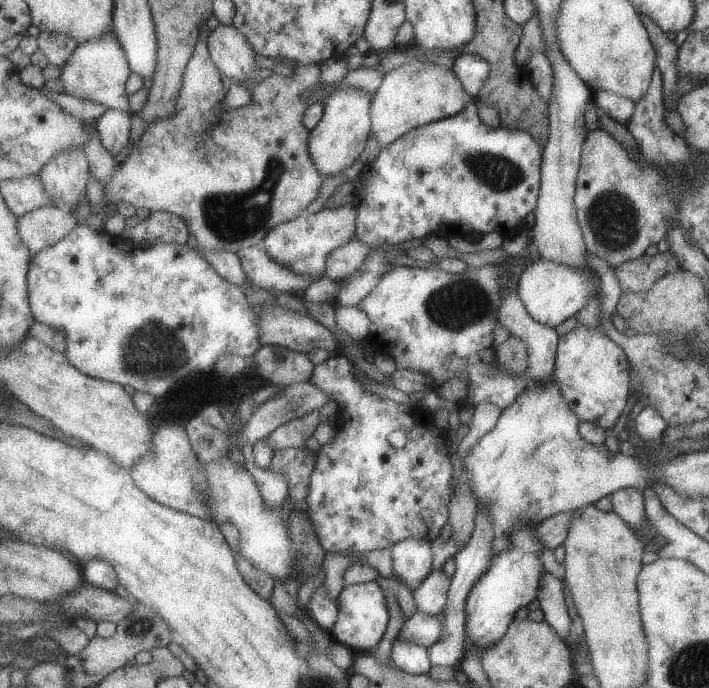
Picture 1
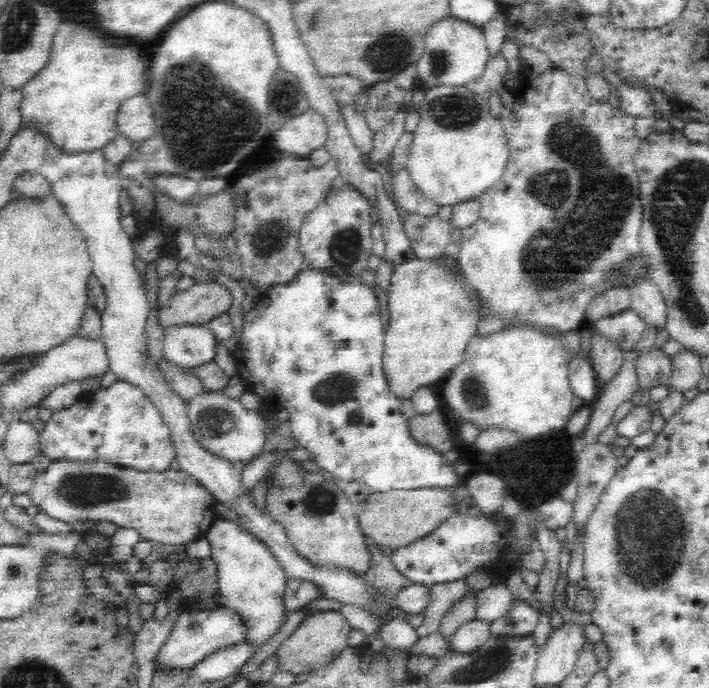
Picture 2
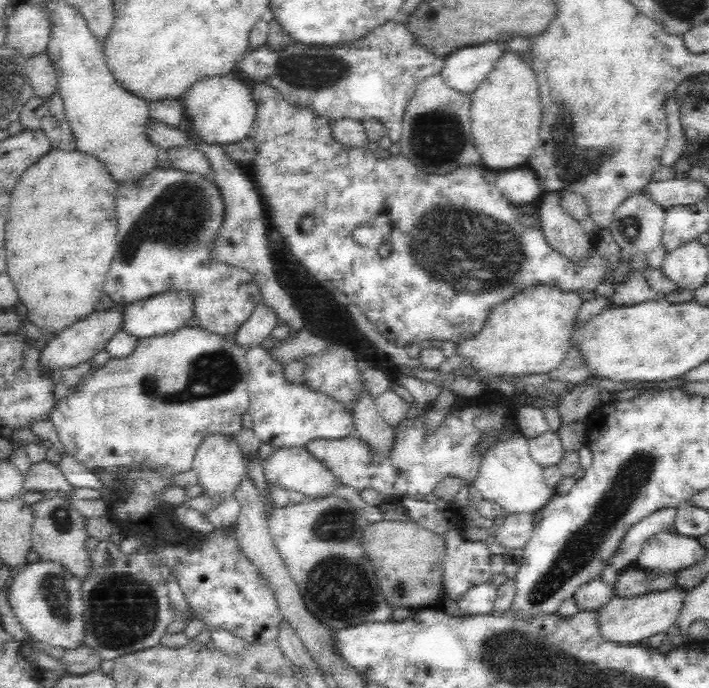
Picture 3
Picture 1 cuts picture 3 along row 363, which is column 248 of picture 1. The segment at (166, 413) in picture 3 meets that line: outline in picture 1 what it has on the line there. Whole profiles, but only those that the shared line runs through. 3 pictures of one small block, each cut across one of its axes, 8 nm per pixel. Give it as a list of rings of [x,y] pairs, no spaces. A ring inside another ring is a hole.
[[[210,26],[204,28],[204,36],[190,58],[176,116],[148,123],[142,140],[134,144],[133,153],[124,161],[122,169],[104,187],[114,206],[127,201],[136,208],[148,208],[152,213],[166,211],[178,214],[188,221],[195,242],[199,242],[202,248],[239,253],[244,248],[264,247],[274,228],[305,214],[308,206],[323,192],[324,175],[311,153],[312,131],[304,124],[308,108],[317,102],[326,102],[344,86],[362,88],[375,97],[384,84],[386,72],[382,68],[362,66],[351,70],[344,82],[324,88],[324,64],[301,65],[290,77],[274,74],[260,82],[253,90],[254,104],[228,110],[226,99],[229,92],[224,88],[223,72],[211,53],[209,40],[212,32]]]

